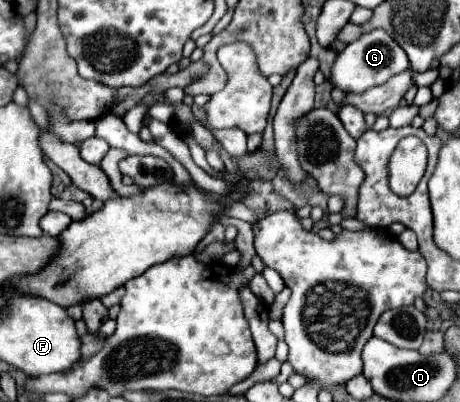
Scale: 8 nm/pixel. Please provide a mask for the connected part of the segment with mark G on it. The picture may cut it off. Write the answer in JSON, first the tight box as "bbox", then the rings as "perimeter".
{"bbox":[330,29,410,93],"perimeter":[[[374,29],[364,33],[358,41],[344,47],[344,51],[338,53],[332,69],[330,69],[330,83],[332,87],[344,91],[344,93],[362,93],[370,87],[386,83],[390,77],[402,73],[410,67],[410,61],[404,53],[404,49],[388,35],[384,29]]]}

